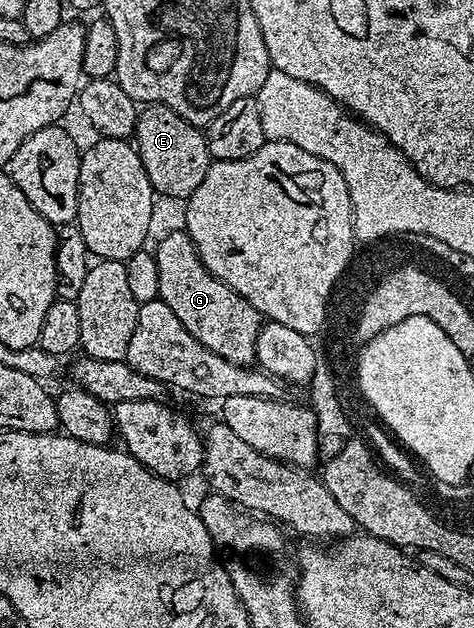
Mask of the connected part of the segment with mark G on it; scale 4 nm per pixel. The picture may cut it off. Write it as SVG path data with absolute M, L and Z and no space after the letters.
M186 230L171 233L160 243L154 244L153 254L157 261L157 273L161 273L161 289L159 298L173 309L177 321L205 345L205 349L213 349L217 357L225 357L238 367L250 367L255 363L257 337L263 328L264 318L245 297L241 297L229 285L225 285L217 277L205 269L193 241Z

